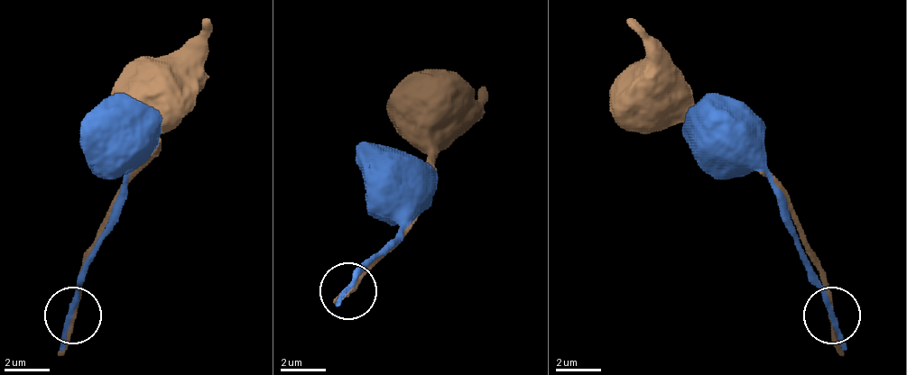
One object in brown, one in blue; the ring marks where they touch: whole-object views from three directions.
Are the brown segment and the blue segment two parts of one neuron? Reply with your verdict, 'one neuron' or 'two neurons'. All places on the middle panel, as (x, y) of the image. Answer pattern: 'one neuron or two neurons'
two neurons

